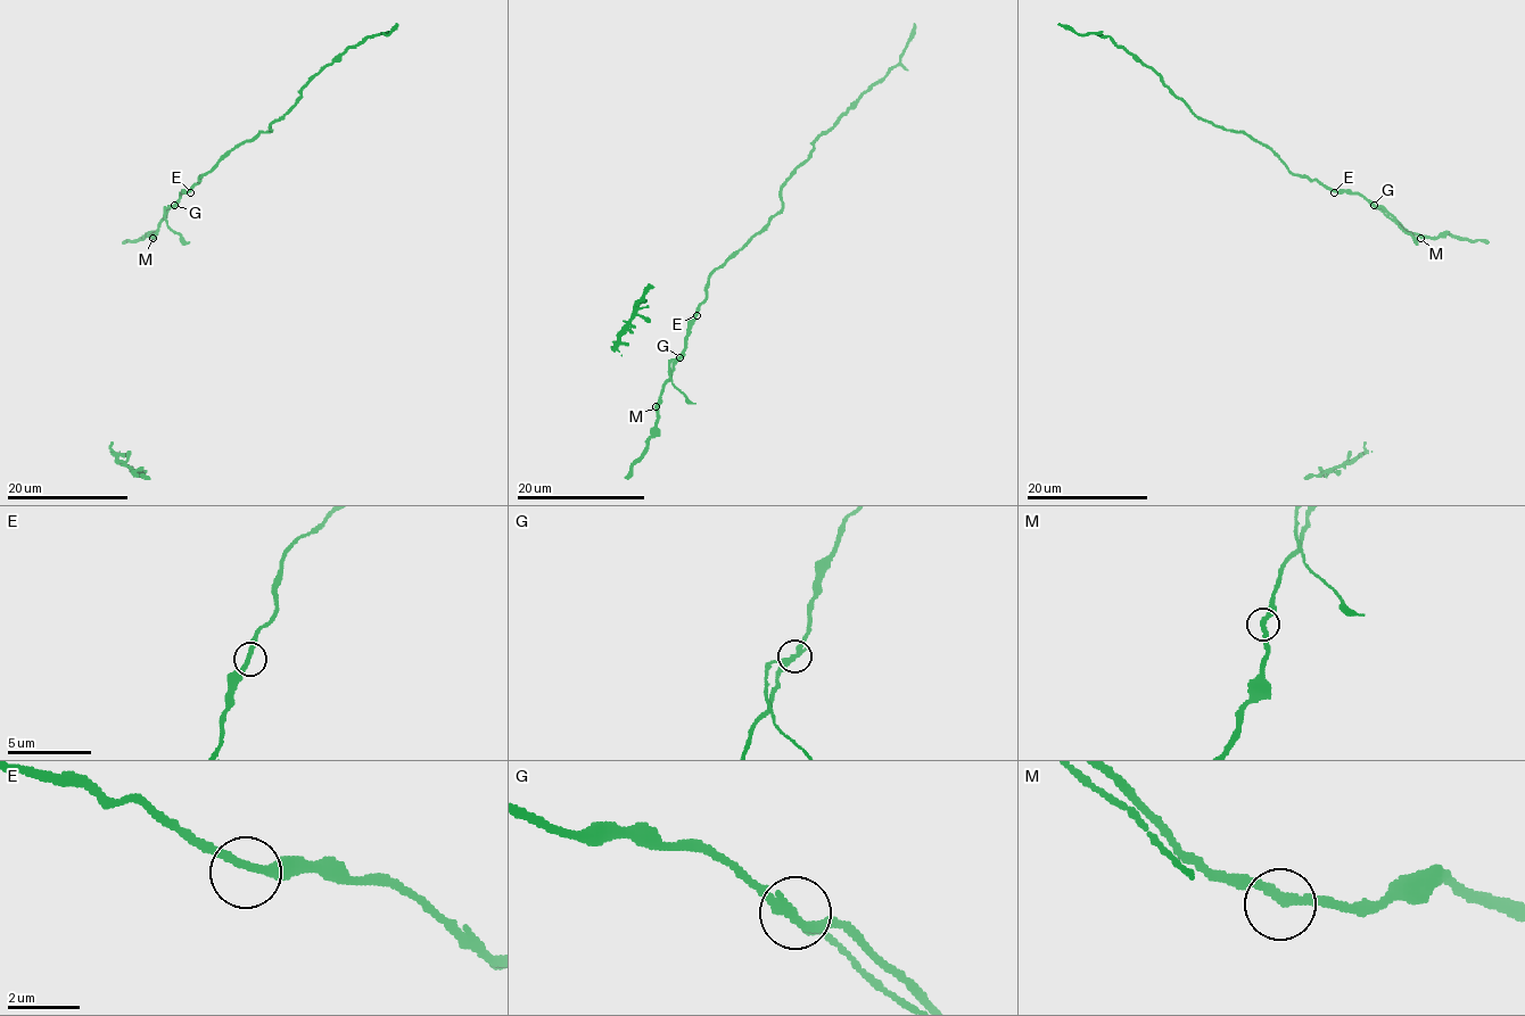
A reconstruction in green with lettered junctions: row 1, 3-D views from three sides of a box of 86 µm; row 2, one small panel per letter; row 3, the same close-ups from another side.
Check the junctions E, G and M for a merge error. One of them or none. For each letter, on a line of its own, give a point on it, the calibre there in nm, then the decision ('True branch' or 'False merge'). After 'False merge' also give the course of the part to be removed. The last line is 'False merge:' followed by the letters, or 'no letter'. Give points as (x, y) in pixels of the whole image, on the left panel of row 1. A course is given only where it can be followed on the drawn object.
E: Place: (190, 192). Thickness 240 nm. True branch
G: Place: (174, 205). Thickness 320 nm. False merge. Course of the part to remove: (175, 204), (164, 208), (164, 220), (189, 244)
M: Place: (153, 238). Thickness 280 nm. True branch
False merge: G

